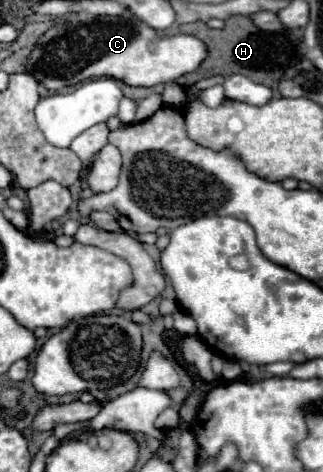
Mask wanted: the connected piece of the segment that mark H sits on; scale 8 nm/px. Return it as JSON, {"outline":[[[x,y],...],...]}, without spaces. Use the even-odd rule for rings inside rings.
{"outline":[[[232,16],[232,18],[228,18],[226,26],[222,30],[210,30],[204,22],[194,22],[194,24],[180,26],[180,32],[200,38],[208,48],[208,56],[198,66],[198,70],[194,70],[192,74],[184,74],[178,80],[180,86],[184,86],[184,88],[190,88],[194,82],[198,82],[202,78],[210,78],[210,76],[242,74],[242,76],[246,76],[246,78],[250,78],[254,82],[266,84],[268,88],[274,90],[274,98],[280,98],[278,82],[280,82],[284,70],[300,60],[298,46],[290,40],[290,36],[286,32],[278,32],[278,34],[262,32],[262,30],[258,30],[254,26],[254,22],[248,16]]]}

